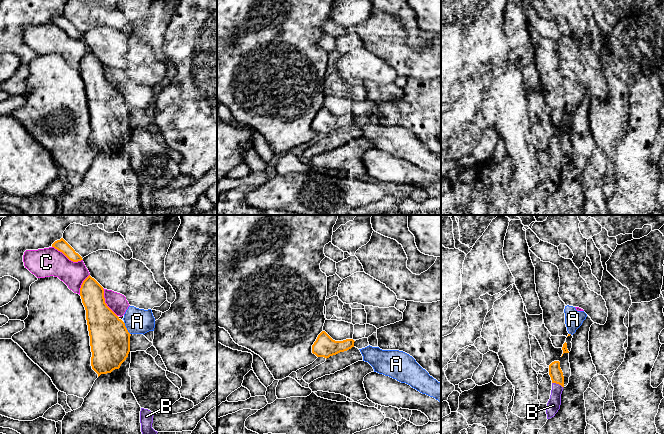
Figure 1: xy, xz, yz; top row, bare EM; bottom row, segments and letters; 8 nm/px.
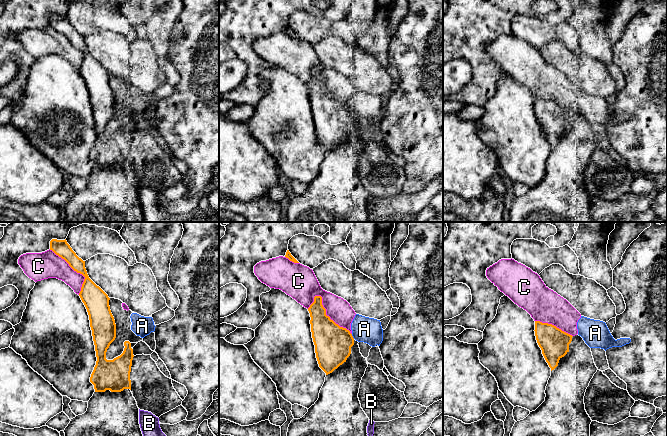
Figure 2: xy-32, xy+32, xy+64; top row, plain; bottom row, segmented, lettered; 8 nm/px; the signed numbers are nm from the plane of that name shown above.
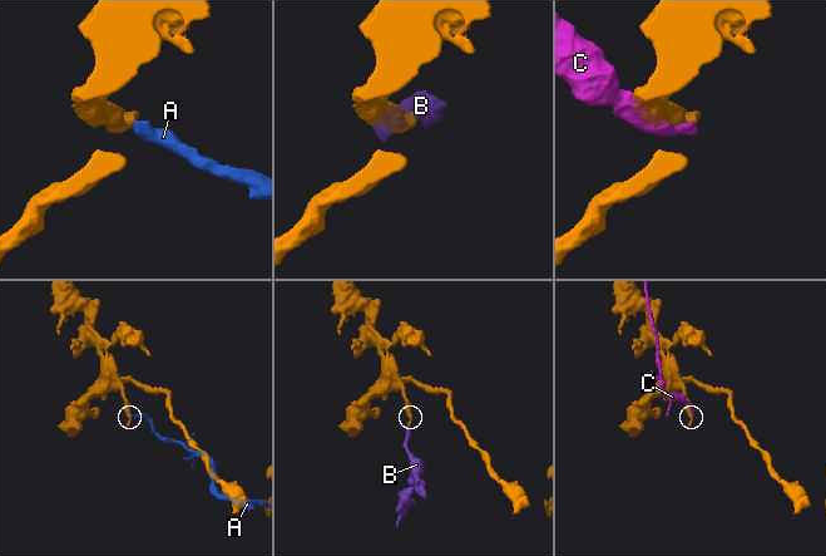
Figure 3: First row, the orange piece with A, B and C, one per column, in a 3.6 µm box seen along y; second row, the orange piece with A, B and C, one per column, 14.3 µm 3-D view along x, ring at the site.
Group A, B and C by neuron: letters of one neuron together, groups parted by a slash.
A C / B

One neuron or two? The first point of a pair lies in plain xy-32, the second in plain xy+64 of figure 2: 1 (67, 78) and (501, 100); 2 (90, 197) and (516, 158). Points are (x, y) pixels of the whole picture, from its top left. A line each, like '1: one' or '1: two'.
1: one
2: two

